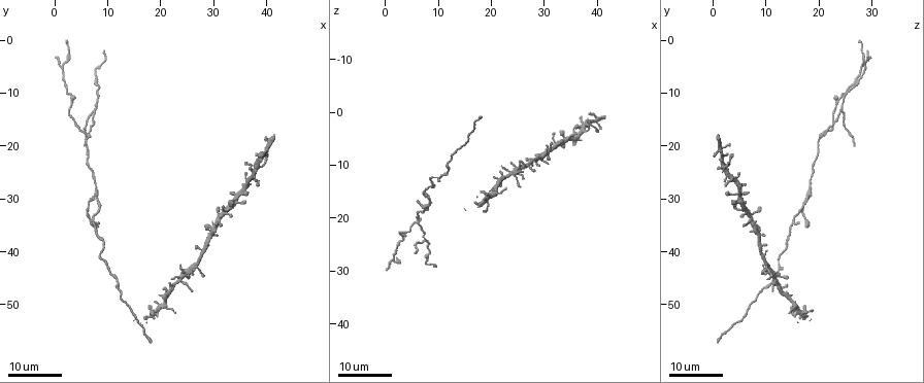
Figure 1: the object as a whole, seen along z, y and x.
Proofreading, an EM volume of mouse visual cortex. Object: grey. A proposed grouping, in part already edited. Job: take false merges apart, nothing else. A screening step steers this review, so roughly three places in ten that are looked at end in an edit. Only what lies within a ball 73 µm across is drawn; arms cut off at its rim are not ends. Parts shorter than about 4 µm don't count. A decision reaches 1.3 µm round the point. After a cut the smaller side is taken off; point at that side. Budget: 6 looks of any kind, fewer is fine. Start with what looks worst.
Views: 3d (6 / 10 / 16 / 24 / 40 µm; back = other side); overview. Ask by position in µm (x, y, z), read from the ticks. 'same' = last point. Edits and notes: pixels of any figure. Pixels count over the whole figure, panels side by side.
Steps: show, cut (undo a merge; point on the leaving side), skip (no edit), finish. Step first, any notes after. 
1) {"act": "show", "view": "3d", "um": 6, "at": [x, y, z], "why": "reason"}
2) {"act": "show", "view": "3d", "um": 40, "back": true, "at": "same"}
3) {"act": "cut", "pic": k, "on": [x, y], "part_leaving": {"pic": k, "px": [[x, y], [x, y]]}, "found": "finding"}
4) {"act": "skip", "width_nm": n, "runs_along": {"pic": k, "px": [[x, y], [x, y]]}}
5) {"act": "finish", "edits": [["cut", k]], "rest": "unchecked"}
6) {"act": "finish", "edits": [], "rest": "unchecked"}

{"act": "show", "view": "3d", "um": 24, "at": [7.5, 13.0, 24.0], "why": "arms part here"}

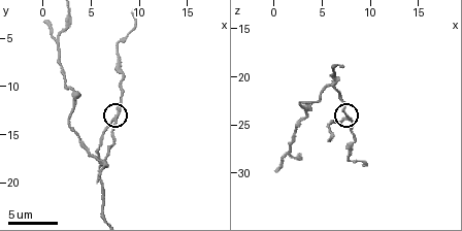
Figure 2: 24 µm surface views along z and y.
{"act": "show", "view": "3d", "um": 10, "at": [7.6, 13.2, 24.2], "why": "closer look"}

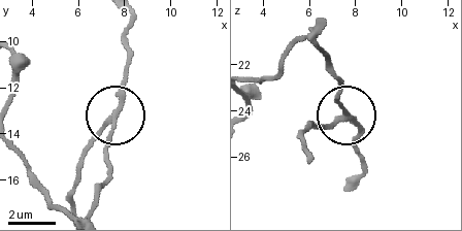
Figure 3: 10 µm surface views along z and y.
{"act": "cut", "pic": 3, "on": [101, 131], "part_leaving": {"pic": 3, "px": [[117, 105], [86, 156], [71, 209]]}, "found": "two cells meet here"}

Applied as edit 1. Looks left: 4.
{"act": "show", "view": "overview"}

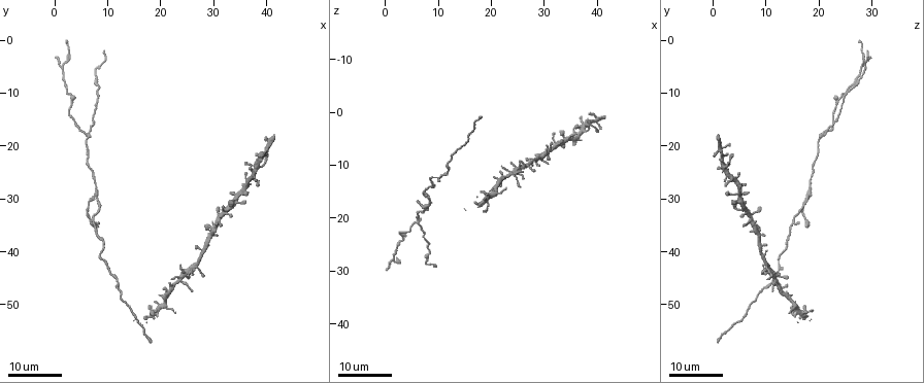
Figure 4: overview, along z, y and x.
{"act": "show", "view": "3d", "um": 24, "at": [7.5, 29.5, 18.5], "why": "two arms in line, one across"}

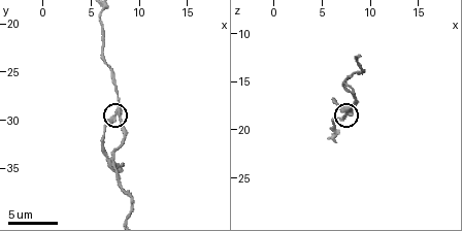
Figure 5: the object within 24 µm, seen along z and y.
{"act": "show", "view": "3d", "um": 6, "at": "same", "why": "closer look"}

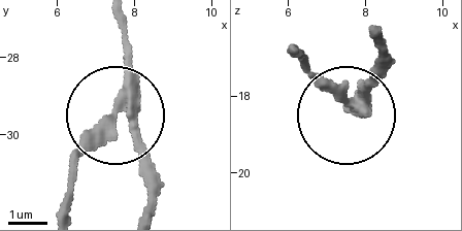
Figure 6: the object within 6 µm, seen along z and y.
{"act": "cut", "pic": 6, "on": [90, 130], "arms": 3, "part_leaving": {"pic": 6, "px": [[129, 101], [76, 167], [66, 206]]}, "found": "a second cell is stuck on"}

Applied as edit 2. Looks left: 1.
{"act": "show", "view": "3d", "um": 10, "at": [6.0, 17.8, 20.6]}

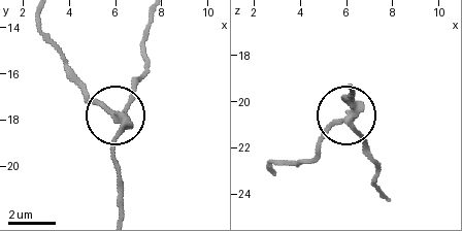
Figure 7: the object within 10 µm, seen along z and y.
{"act": "skip", "runs_along": {"pic": 7, "px": [[350, 87], [345, 119], [376, 164]]}, "found": "one cell here"}

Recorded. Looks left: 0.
{"act": "finish", "edits": [["cut", 3], ["cut", 6]], "rest": "unchecked"}

